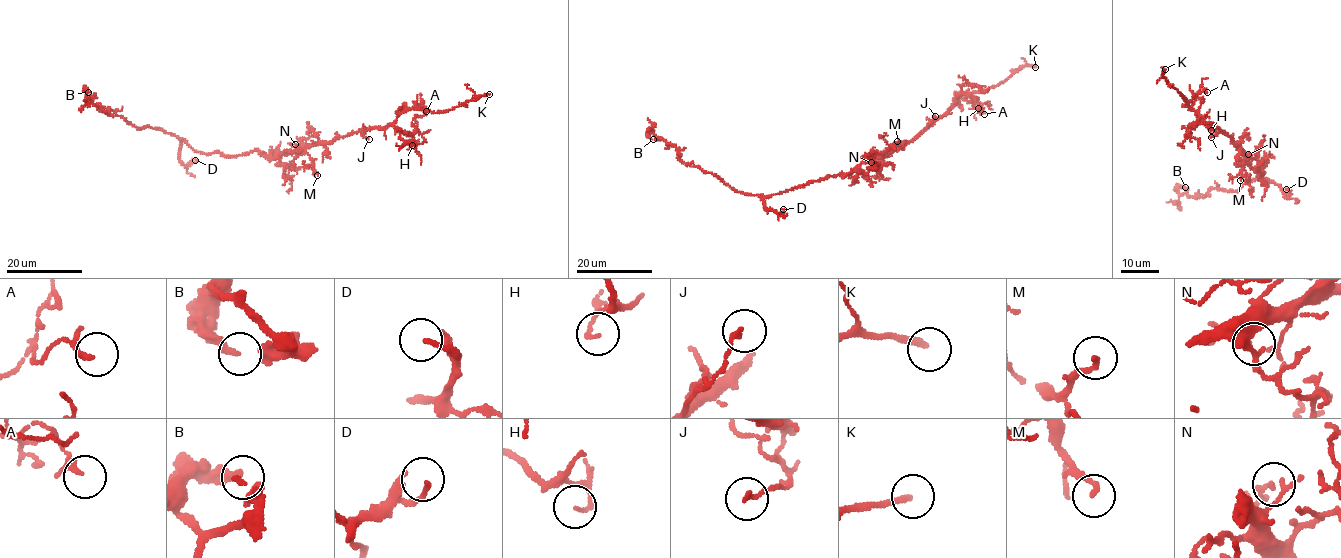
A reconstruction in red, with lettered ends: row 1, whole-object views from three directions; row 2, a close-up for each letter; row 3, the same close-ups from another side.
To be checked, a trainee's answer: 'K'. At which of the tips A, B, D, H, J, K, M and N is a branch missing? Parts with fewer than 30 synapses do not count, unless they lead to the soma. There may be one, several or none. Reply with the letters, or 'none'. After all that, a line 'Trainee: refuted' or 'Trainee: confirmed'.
K
Trainee: confirmed

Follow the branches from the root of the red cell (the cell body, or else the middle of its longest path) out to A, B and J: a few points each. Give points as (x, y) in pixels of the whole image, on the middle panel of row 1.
A: (850, 173), (862, 163), (885, 156), (910, 142), (947, 112), (955, 103), (956, 97), (973, 102), (984, 114)
B: (850, 173), (754, 195), (735, 191), (684, 163), (674, 146), (650, 131), (653, 139)
J: (850, 173), (862, 163), (885, 156), (909, 142), (935, 116)

